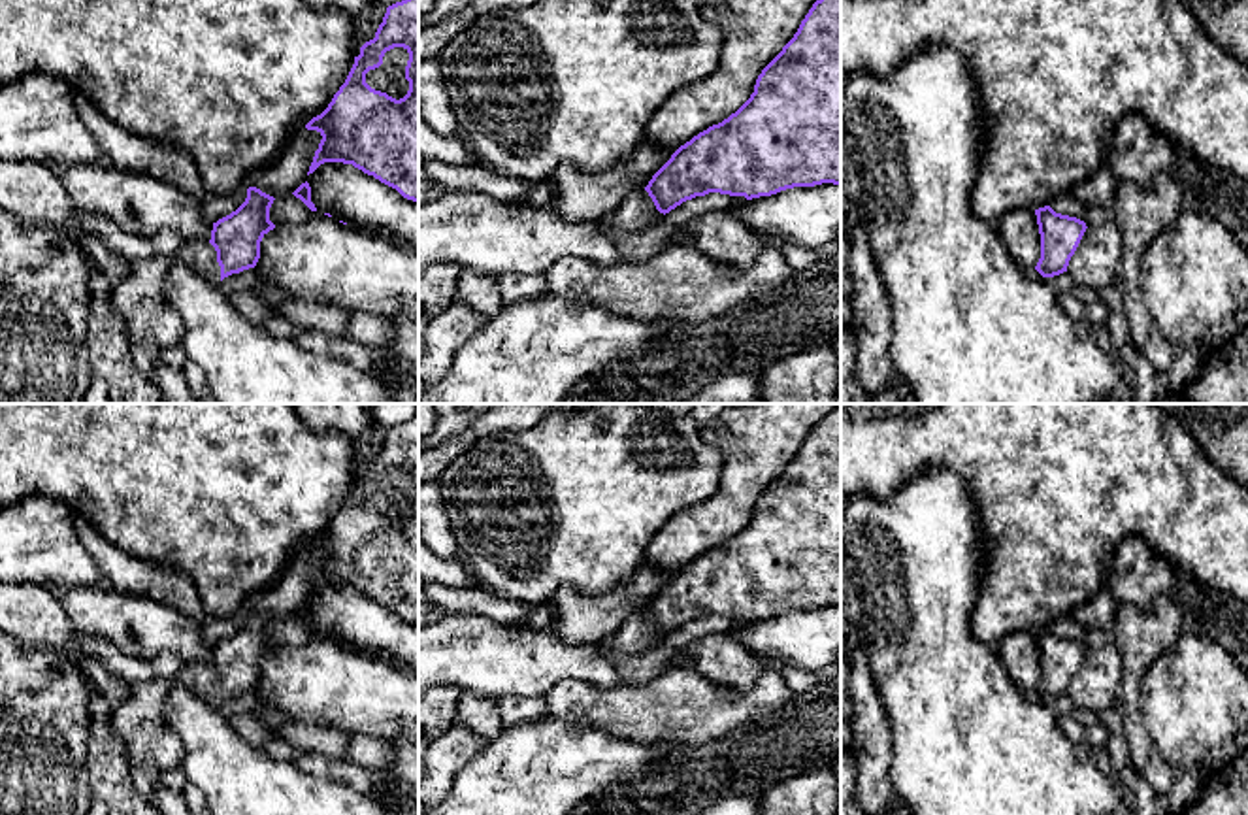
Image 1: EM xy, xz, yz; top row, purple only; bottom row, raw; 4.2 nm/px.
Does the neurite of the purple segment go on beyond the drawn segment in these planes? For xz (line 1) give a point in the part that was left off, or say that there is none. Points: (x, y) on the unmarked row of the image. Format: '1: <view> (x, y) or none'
1: none

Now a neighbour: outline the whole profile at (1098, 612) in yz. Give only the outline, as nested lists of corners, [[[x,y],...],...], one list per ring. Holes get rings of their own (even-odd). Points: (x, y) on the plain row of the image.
[[[1101,587],[1092,598],[1073,609],[1073,617],[1086,630],[1108,628],[1116,619],[1116,602],[1112,594],[1105,587]]]

